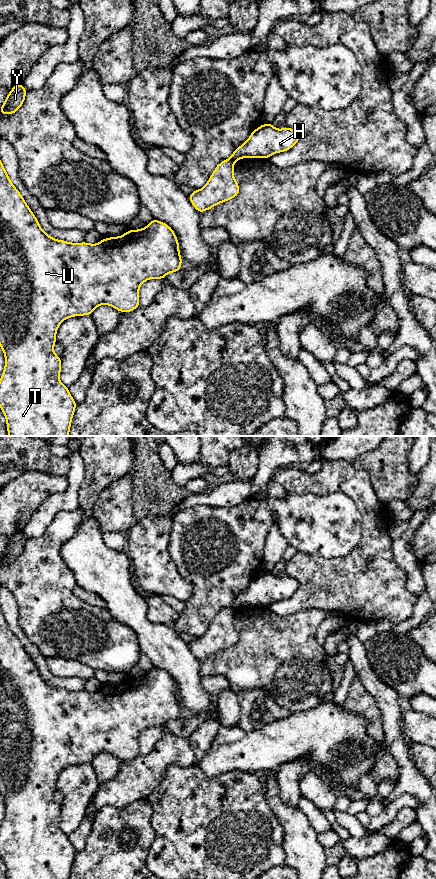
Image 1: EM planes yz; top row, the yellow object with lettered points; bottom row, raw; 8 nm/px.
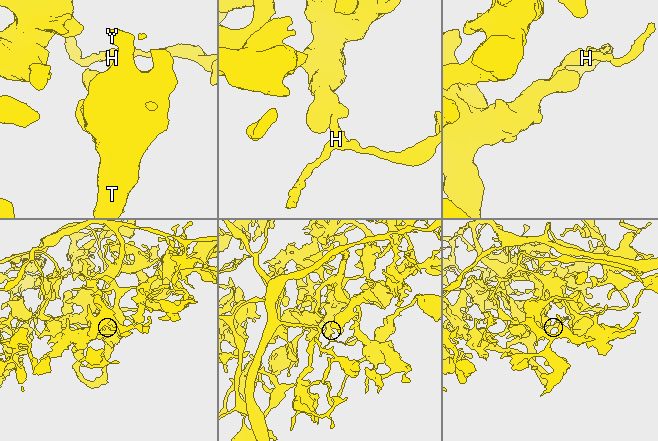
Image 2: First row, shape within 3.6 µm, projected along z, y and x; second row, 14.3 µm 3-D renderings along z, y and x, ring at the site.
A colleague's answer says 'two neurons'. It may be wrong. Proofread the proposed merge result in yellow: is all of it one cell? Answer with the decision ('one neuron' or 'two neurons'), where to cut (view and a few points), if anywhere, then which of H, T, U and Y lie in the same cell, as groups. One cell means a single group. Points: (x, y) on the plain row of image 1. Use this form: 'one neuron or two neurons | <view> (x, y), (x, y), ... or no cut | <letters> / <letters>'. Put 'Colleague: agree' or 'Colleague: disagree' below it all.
two neurons | yz (230, 606), (234, 609) | H / T U Y
Colleague: agree

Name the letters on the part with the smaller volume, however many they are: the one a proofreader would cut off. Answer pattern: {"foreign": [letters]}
{"foreign": ["H"]}

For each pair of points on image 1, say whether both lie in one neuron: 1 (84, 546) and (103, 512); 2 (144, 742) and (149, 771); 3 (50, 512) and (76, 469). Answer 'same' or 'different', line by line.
1: different
2: different
3: same

